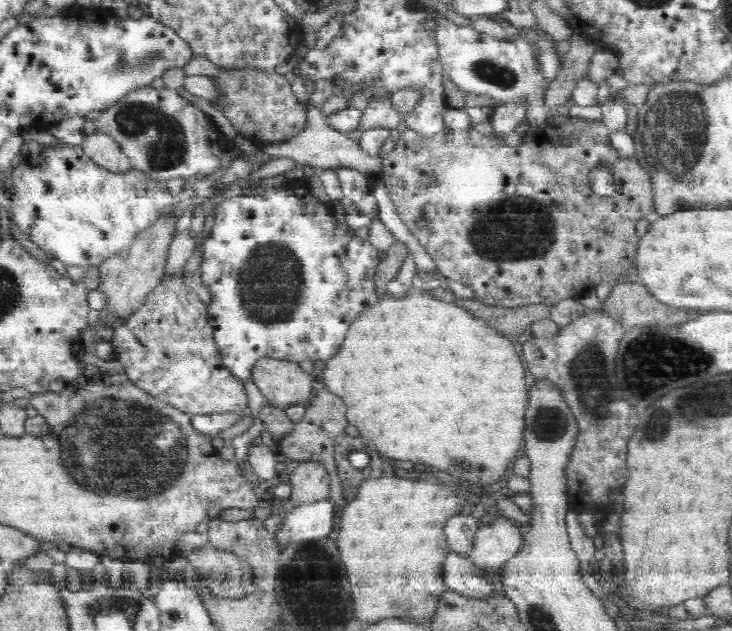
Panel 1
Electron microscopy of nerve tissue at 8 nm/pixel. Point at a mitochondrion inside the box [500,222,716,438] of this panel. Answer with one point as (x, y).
(645, 365)

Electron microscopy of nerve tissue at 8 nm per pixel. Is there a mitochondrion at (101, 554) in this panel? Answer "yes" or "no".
no

